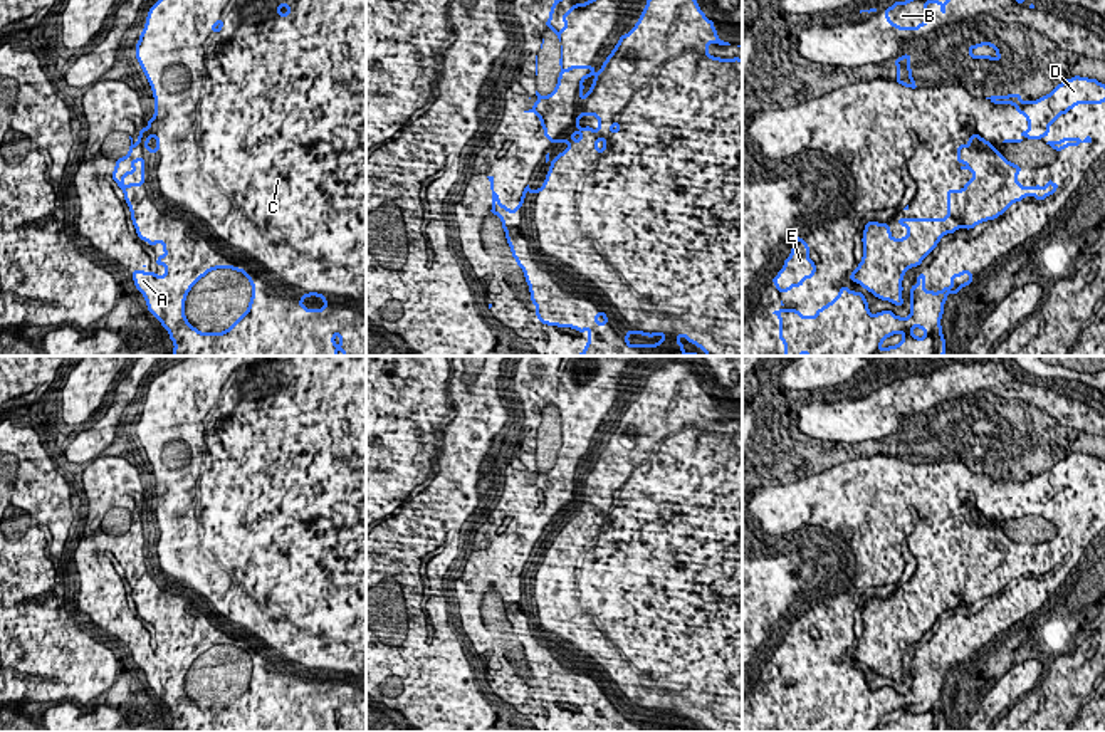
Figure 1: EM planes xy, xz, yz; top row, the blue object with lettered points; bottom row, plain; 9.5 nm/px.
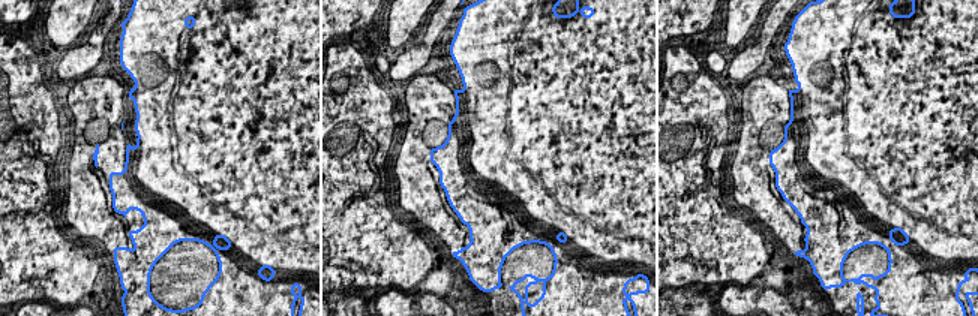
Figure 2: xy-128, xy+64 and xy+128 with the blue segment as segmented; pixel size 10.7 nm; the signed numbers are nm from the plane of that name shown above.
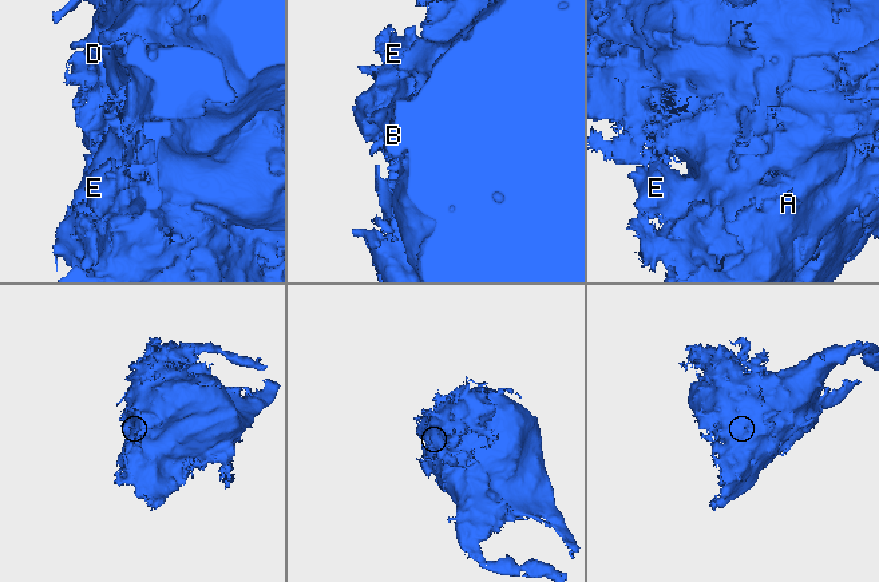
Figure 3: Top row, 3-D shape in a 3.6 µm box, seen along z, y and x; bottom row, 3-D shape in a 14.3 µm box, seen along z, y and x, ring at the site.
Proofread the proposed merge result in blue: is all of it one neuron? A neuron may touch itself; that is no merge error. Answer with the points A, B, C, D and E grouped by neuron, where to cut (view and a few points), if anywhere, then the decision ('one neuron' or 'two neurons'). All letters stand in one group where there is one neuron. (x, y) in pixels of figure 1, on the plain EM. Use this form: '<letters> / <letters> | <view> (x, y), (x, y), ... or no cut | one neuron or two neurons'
A B C D E | no cut | one neuron

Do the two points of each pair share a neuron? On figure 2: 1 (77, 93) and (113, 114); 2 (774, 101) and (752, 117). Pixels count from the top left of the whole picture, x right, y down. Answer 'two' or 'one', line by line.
1: one
2: one

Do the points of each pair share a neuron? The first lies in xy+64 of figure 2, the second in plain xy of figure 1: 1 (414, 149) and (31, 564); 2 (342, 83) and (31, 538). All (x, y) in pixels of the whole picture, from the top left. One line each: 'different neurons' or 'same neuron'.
1: same neuron
2: same neuron

